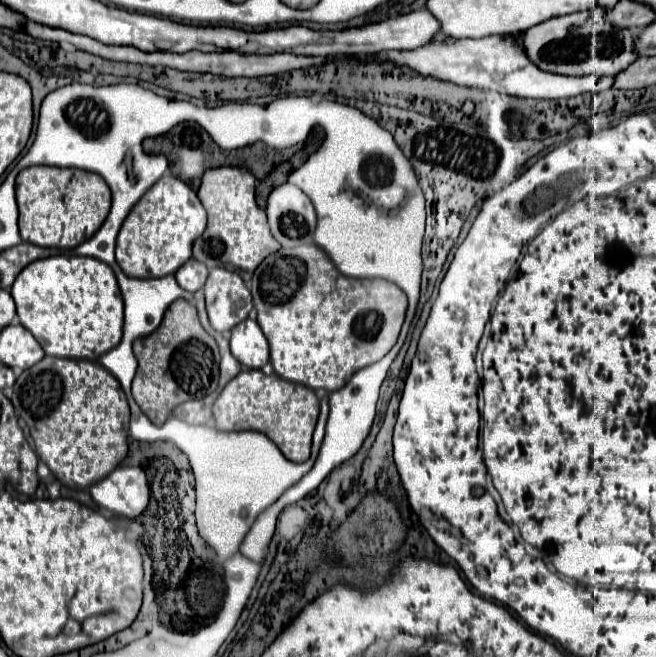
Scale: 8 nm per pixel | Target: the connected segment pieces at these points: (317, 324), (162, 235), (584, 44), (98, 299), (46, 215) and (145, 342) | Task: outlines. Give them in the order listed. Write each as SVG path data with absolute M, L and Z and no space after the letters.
M317 245L281 249L269 255L253 273L251 295L257 309L257 323L271 347L275 373L287 381L301 383L311 389L325 389L329 393L341 389L355 371L383 359L391 351L397 343L407 311L407 295L395 283L383 279L345 277Z
M163 175L131 209L119 237L117 237L117 263L127 277L165 277L175 273L187 259L197 237L207 227L207 213L193 189L173 175Z
M593 7L571 15L547 19L523 33L523 47L529 59L543 71L563 75L617 75L625 71L639 55L635 53L635 33L613 27L605 7Z
M55 255L29 263L17 275L11 287L11 295L17 305L19 323L35 335L45 355L99 361L101 355L117 347L123 337L123 297L113 275L113 269L99 259L79 255Z
M27 167L17 177L17 205L21 239L39 247L73 249L91 239L103 225L109 207L111 191L101 175L81 169L61 167Z
M185 299L171 303L159 329L149 337L137 339L133 343L133 351L139 361L139 369L133 379L133 399L155 425L163 425L177 405L201 399L217 389L219 347L205 329L201 331L195 305Z

